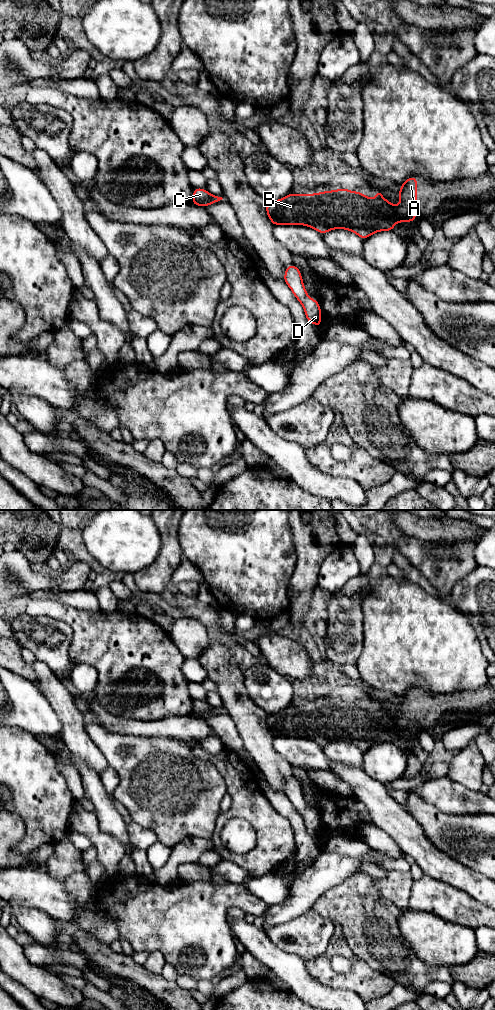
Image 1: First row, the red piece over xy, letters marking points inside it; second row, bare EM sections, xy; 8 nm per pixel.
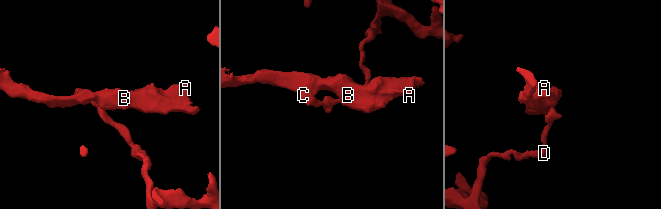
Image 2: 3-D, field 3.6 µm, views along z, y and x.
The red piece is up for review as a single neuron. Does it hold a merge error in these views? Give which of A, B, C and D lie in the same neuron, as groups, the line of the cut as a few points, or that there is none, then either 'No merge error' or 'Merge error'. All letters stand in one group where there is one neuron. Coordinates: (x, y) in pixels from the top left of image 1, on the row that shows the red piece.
Groups: A B / C D. Split along xy (211, 195), (206, 205). Merge error

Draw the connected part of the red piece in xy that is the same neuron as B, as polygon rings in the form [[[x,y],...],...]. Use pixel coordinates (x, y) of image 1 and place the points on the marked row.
[[[417,176],[409,177],[396,193],[401,203],[396,206],[382,197],[382,190],[376,190],[376,198],[349,189],[336,189],[314,194],[290,193],[282,199],[267,202],[266,213],[275,225],[306,225],[324,235],[333,229],[350,230],[365,240],[380,231],[393,231],[396,222],[413,222],[417,216]]]

